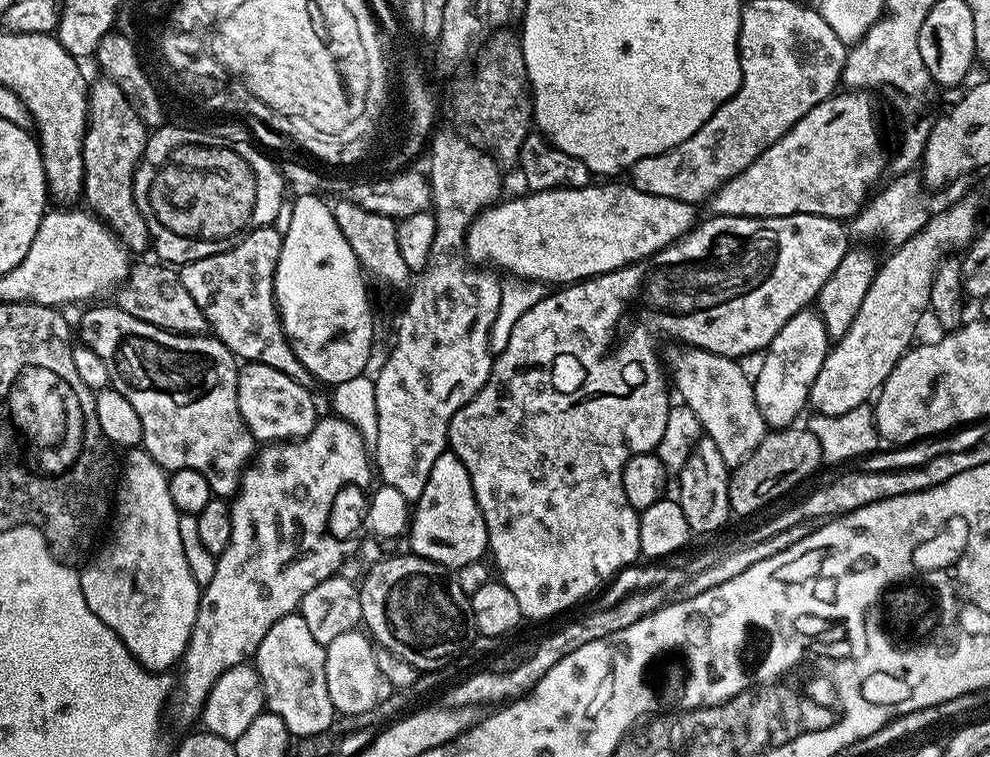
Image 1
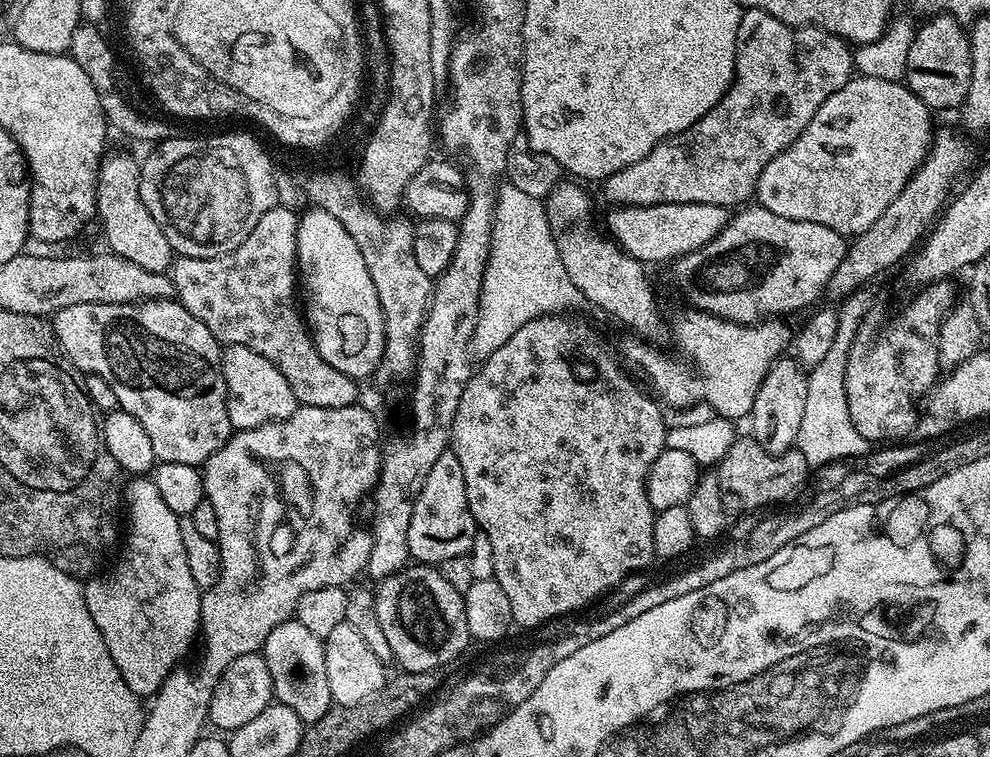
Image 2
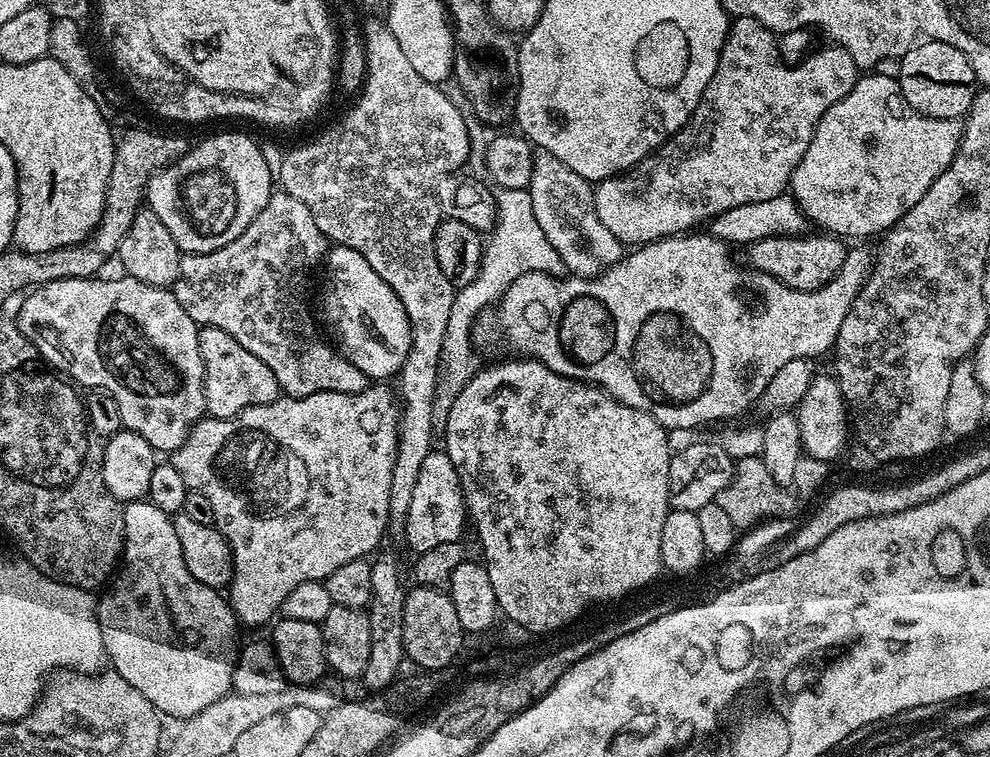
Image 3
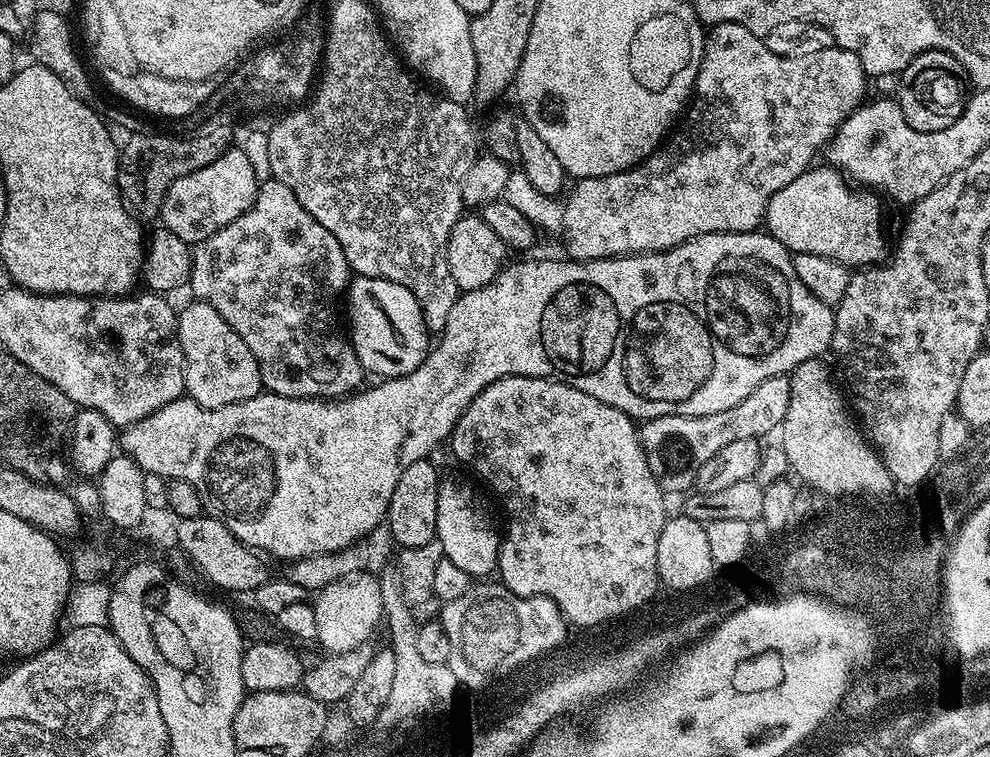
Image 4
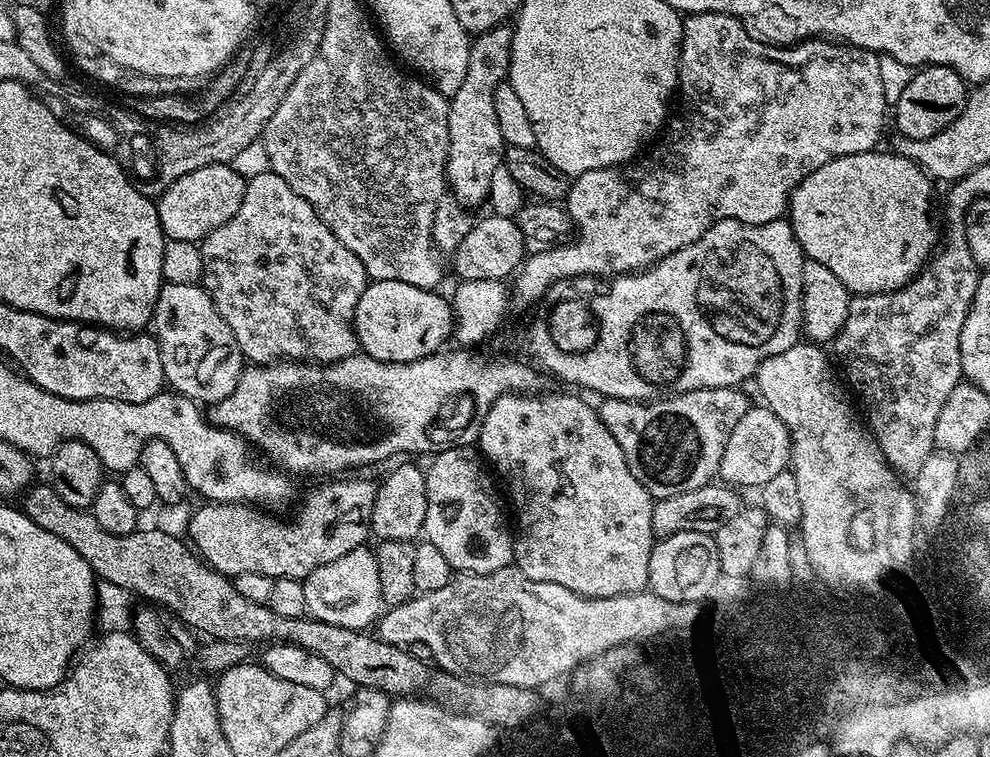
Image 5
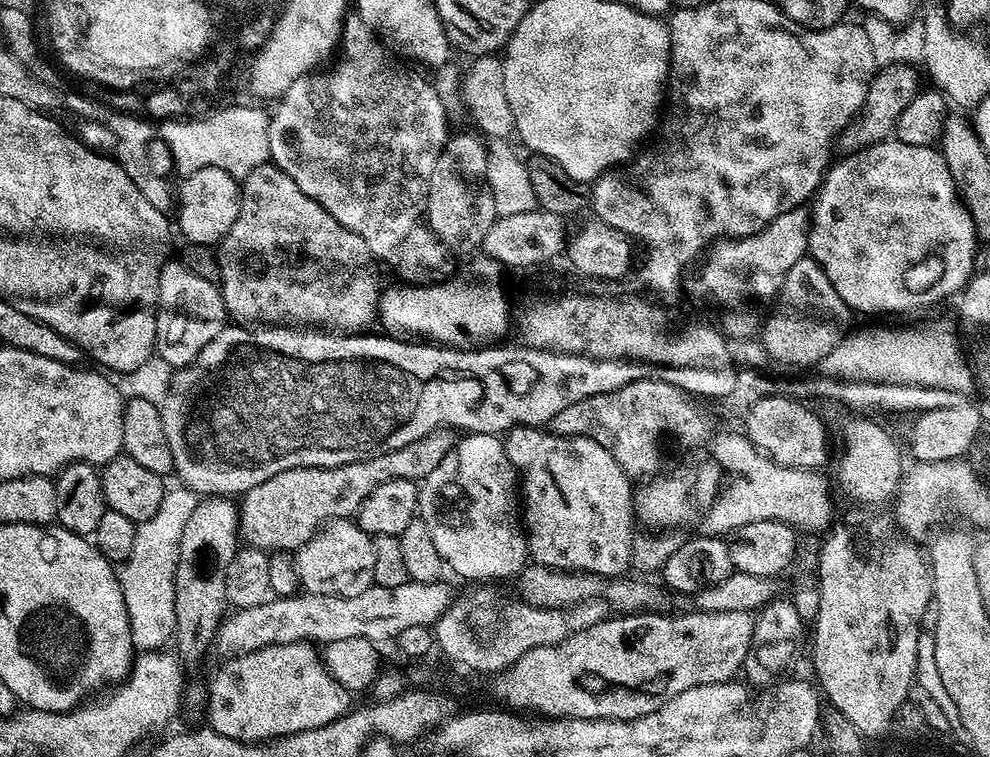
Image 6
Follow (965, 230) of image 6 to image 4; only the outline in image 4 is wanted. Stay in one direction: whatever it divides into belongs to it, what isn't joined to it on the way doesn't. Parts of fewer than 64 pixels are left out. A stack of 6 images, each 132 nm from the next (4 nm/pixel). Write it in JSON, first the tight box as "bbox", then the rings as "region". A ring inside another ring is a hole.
{"bbox":[764,166,886,270],"region":[[[813,166],[809,168],[807,172],[802,173],[798,178],[794,178],[794,182],[790,182],[790,186],[782,186],[782,190],[778,190],[778,194],[774,194],[774,198],[770,198],[768,209],[764,215],[764,224],[766,225],[768,235],[773,236],[778,242],[782,242],[782,246],[786,246],[788,251],[793,254],[798,252],[818,254],[822,258],[830,258],[834,262],[844,264],[850,270],[859,270],[881,263],[886,256],[886,248],[884,252],[884,212],[880,209],[881,197],[871,190],[856,190],[860,192],[852,192],[853,185],[846,179],[845,173],[831,166],[823,167]]]}

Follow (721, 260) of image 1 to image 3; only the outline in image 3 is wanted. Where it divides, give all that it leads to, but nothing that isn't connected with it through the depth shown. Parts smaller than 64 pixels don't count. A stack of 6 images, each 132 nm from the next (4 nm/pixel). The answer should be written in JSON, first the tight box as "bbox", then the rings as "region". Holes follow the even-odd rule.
{"bbox":[751,234,849,292],"region":[[[832,234],[824,236],[771,236],[765,240],[757,240],[751,245],[751,265],[761,268],[766,274],[778,278],[786,286],[803,292],[813,292],[825,288],[840,273],[849,249],[844,248],[845,241]]]}

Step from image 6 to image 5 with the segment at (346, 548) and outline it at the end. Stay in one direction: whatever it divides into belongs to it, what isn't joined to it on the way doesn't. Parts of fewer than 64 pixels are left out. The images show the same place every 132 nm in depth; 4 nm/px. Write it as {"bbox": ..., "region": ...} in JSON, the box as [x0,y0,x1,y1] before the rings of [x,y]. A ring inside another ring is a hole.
{"bbox":[302,547,382,629],"region":[[[371,547],[355,548],[326,566],[318,566],[302,582],[306,594],[307,615],[313,620],[330,622],[343,628],[367,629],[367,624],[375,625],[382,612],[382,586],[378,586],[378,562]]]}

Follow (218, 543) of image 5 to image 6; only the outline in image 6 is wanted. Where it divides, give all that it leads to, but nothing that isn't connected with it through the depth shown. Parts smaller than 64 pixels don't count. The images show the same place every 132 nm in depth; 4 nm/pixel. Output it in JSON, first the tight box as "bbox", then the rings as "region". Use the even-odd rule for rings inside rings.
{"bbox":[239,430,454,554],"region":[[[437,430],[381,456],[357,464],[339,464],[333,468],[295,468],[282,470],[266,482],[258,482],[239,497],[239,539],[247,547],[260,548],[267,554],[292,554],[301,548],[329,520],[355,517],[362,502],[379,484],[391,480],[423,482],[454,447],[451,431]]]}

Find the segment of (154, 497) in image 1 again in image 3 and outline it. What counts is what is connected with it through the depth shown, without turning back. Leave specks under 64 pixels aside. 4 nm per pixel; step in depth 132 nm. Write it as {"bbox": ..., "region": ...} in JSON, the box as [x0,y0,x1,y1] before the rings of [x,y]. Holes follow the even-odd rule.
{"bbox":[96,499,238,718],"region":[[[147,499],[124,504],[122,567],[111,581],[107,589],[109,592],[99,597],[96,621],[102,630],[107,659],[112,659],[111,667],[115,672],[126,678],[134,690],[141,692],[157,712],[165,717],[187,718],[206,710],[206,706],[233,691],[234,660],[227,656],[227,652],[235,653],[238,648],[238,616],[231,603],[220,597],[223,595],[217,589],[198,582],[198,578],[186,570],[182,546],[178,542],[178,534],[174,534],[172,522],[173,517],[169,513],[158,510],[158,506],[149,504]]]}

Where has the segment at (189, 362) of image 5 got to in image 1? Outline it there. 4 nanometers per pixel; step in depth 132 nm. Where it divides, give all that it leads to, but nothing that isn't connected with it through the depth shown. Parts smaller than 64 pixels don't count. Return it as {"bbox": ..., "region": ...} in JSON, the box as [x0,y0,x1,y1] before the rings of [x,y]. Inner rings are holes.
{"bbox":[238,362,316,442],"region":[[[248,362],[238,372],[238,402],[240,413],[252,435],[260,442],[295,442],[302,436],[308,436],[316,425],[316,400],[308,393],[309,389],[299,384],[294,378],[282,374],[282,370],[274,370],[274,366]]]}

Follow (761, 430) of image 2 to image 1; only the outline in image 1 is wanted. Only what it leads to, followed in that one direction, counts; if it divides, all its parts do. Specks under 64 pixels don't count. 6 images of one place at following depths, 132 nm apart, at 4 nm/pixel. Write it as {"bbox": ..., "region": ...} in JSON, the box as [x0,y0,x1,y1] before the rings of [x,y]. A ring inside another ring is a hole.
{"bbox":[752,310,830,430],"region":[[[805,310],[794,314],[790,322],[782,326],[768,344],[762,364],[753,377],[752,389],[755,392],[755,404],[762,414],[767,427],[774,430],[791,427],[802,408],[807,407],[814,378],[825,360],[830,341],[825,332],[820,313],[815,310]]]}

